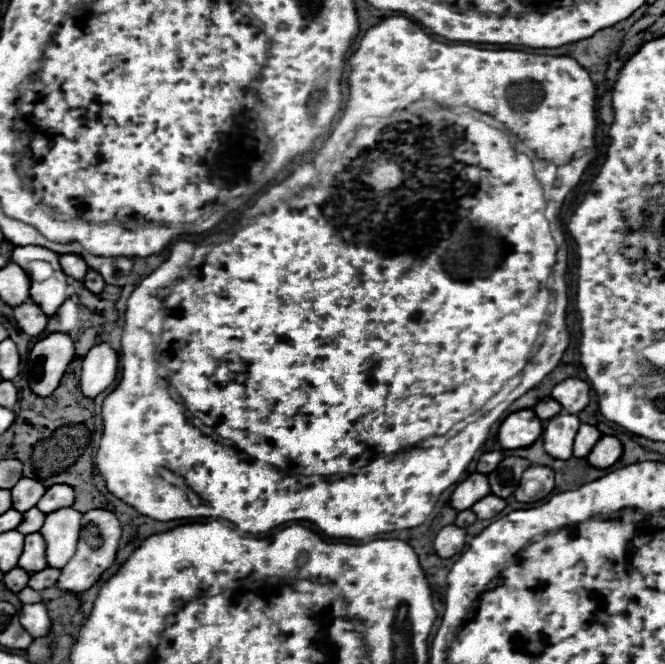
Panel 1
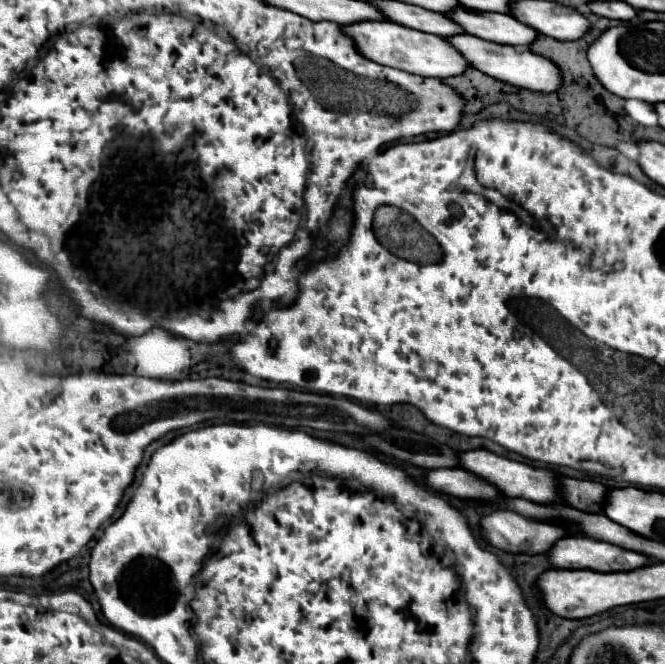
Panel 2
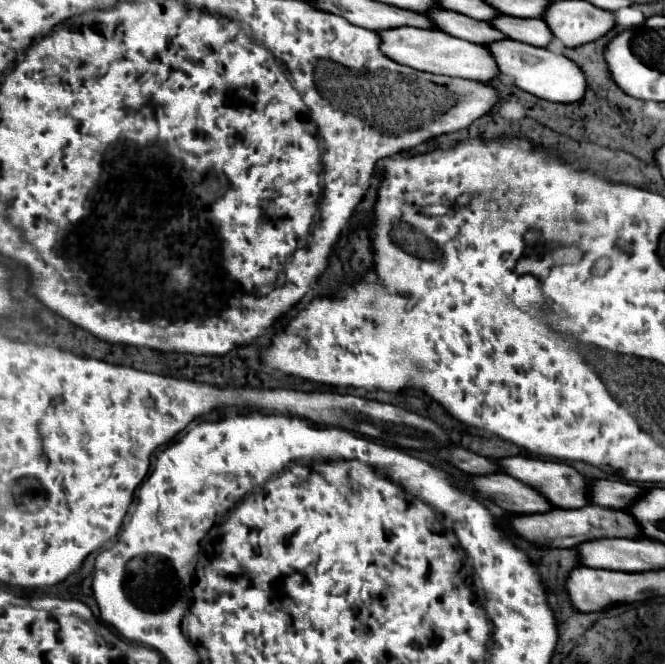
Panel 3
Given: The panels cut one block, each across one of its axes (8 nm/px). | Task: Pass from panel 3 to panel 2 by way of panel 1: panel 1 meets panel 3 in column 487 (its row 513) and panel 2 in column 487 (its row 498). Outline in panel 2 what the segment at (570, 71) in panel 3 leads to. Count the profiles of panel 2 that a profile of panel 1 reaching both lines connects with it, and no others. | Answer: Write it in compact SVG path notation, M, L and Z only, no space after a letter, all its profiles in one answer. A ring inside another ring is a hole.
M470 34L452 36L452 38L448 38L448 42L452 46L456 46L472 62L474 68L478 68L480 72L484 72L500 82L506 82L510 86L518 86L518 88L526 88L526 90L542 92L542 94L556 92L562 86L562 72L558 72L558 68L554 68L554 64L550 64L550 60L546 60L544 56L538 56L530 50L518 50L516 46L478 40L476 36L470 36Z

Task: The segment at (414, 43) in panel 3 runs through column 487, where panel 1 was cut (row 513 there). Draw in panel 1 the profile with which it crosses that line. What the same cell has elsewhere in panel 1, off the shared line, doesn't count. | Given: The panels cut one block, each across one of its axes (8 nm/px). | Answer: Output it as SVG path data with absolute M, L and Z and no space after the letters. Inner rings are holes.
M60 508L46 514L46 520L40 528L40 534L46 542L46 560L52 568L64 568L66 562L76 552L78 544L78 510Z

